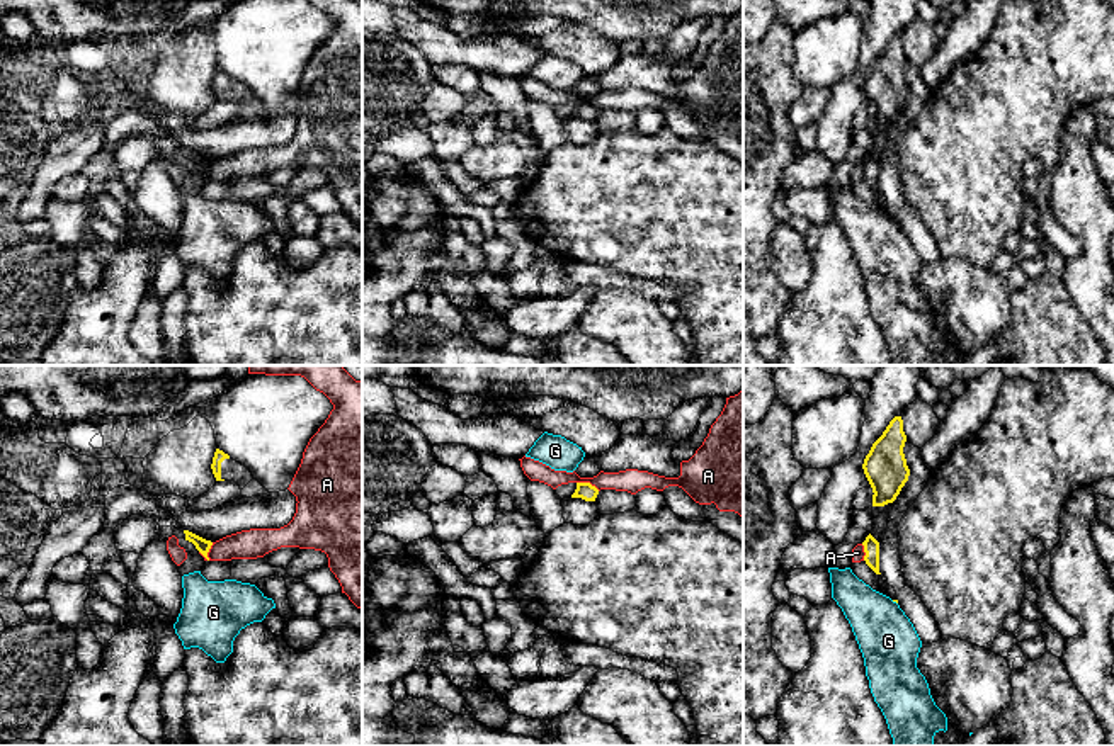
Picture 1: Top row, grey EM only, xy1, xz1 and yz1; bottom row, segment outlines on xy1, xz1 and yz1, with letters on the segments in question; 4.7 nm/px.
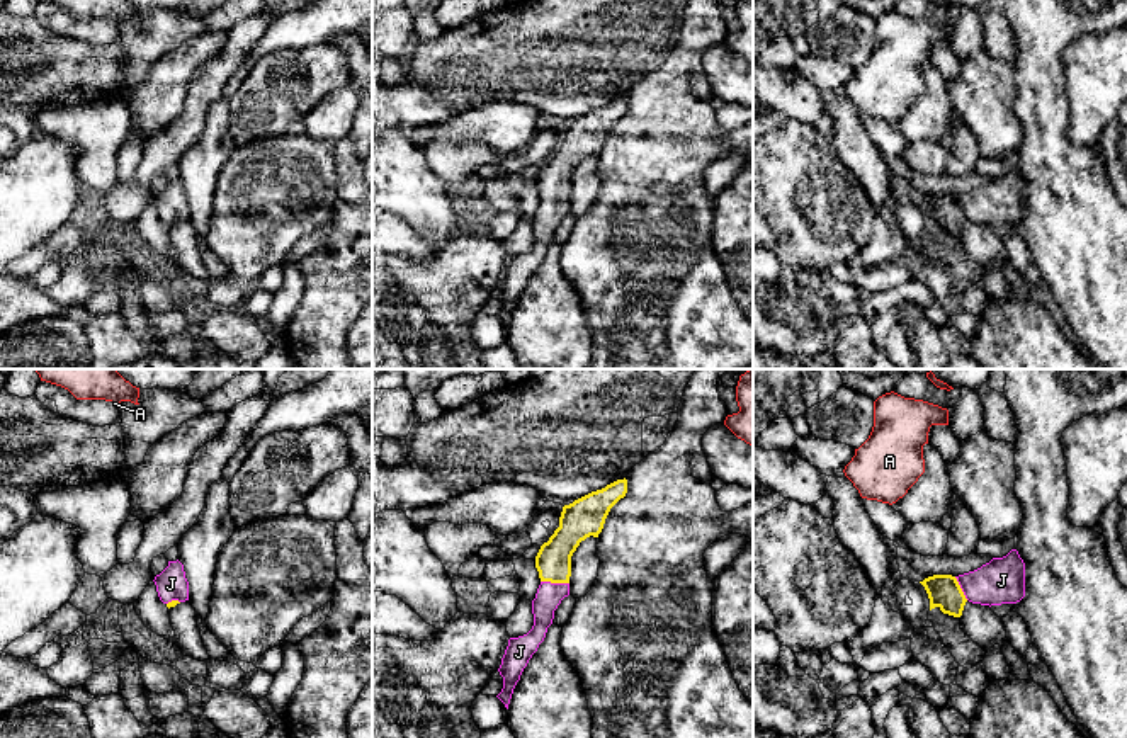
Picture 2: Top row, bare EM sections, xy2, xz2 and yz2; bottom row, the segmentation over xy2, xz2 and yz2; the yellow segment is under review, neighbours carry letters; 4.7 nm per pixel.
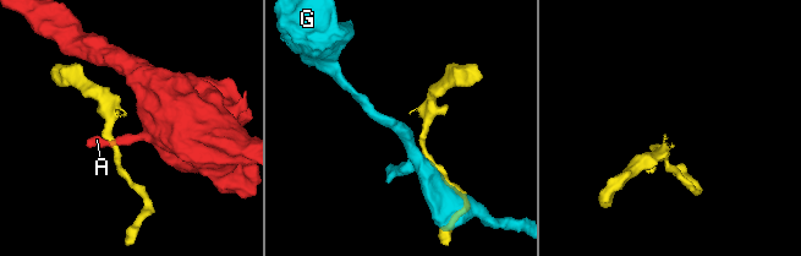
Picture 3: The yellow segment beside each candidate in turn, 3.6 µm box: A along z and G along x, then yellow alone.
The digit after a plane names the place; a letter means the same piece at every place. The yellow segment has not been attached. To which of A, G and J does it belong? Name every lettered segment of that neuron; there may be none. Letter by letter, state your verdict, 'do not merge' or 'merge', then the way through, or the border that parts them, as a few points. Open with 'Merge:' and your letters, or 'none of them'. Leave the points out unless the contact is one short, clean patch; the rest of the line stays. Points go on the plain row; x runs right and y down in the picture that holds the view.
Merge: J
A: do not merge; border along xy1 (213, 162), (206, 179)
G: do not merge
J: merge; runs through xz2 (553, 181), (555, 201), (549, 215)

